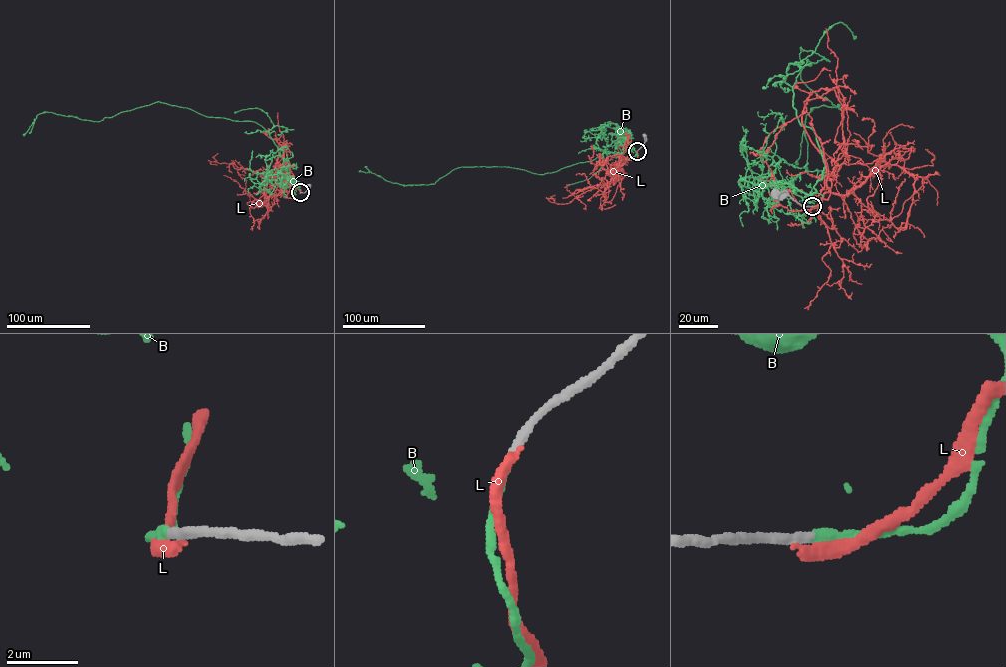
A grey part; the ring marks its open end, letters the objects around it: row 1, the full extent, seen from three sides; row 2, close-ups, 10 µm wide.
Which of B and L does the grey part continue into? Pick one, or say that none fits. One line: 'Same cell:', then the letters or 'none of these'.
Same cell: B

